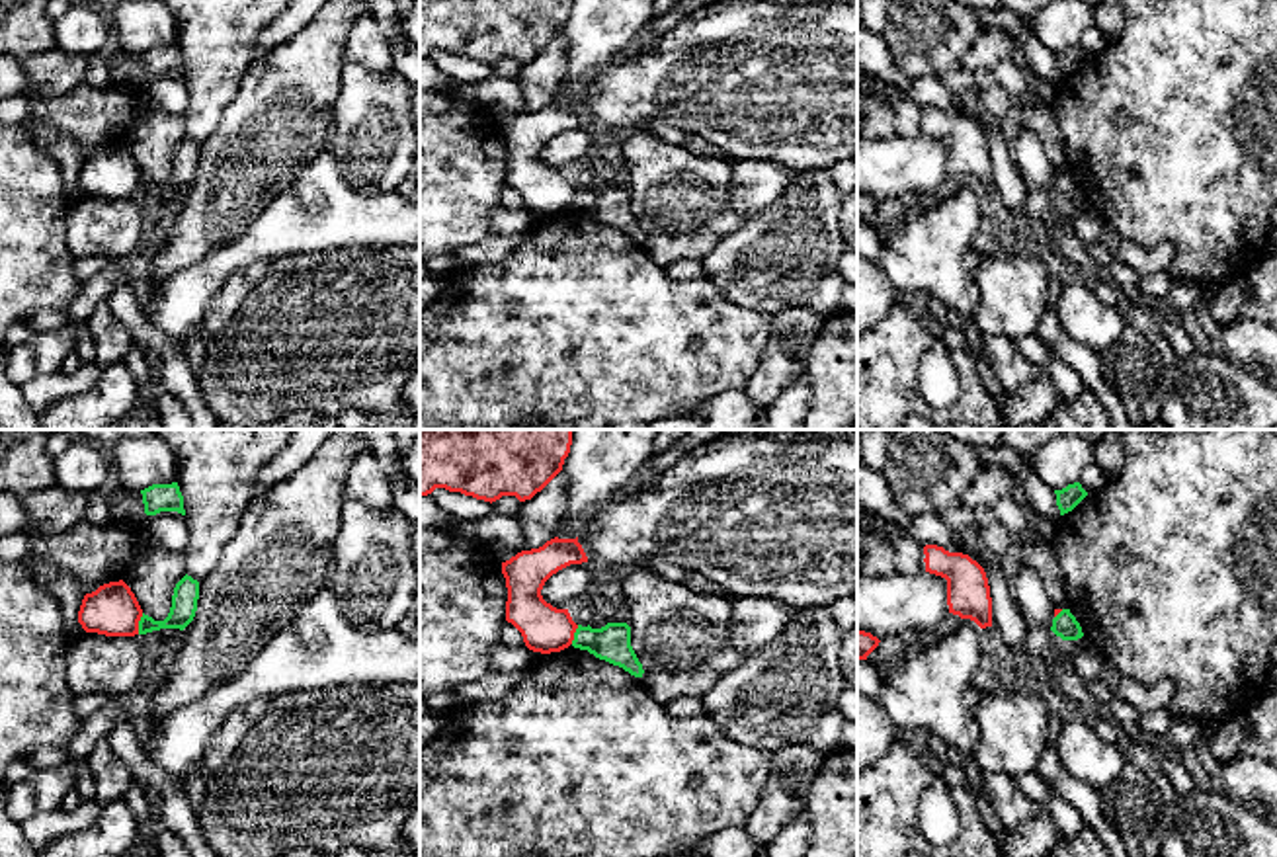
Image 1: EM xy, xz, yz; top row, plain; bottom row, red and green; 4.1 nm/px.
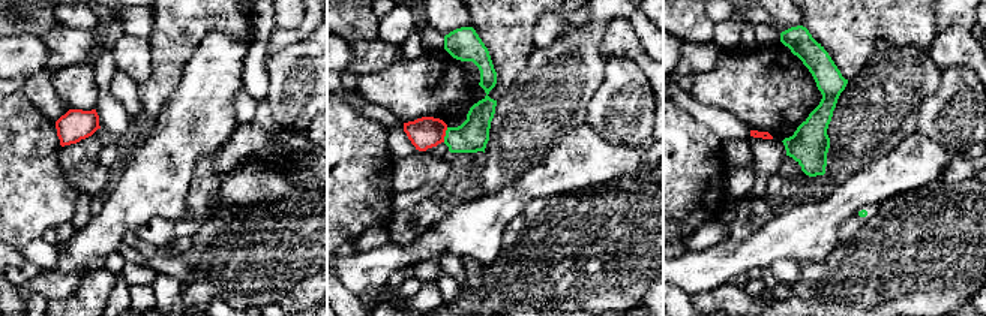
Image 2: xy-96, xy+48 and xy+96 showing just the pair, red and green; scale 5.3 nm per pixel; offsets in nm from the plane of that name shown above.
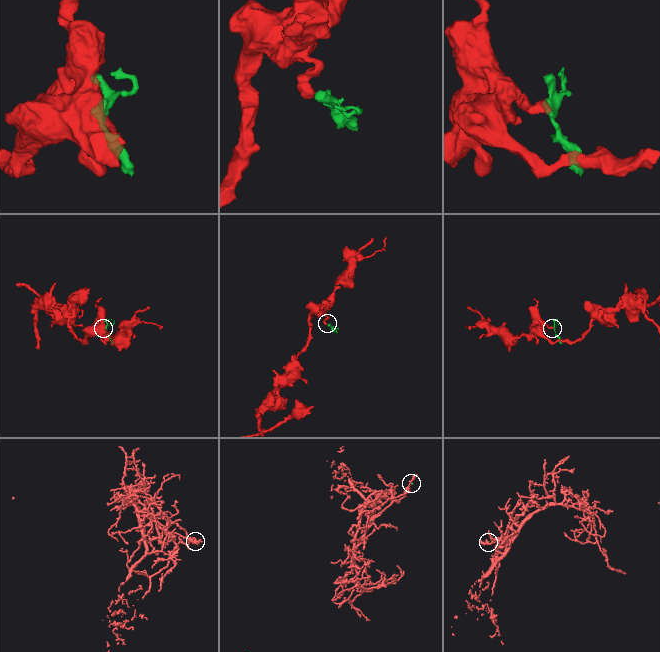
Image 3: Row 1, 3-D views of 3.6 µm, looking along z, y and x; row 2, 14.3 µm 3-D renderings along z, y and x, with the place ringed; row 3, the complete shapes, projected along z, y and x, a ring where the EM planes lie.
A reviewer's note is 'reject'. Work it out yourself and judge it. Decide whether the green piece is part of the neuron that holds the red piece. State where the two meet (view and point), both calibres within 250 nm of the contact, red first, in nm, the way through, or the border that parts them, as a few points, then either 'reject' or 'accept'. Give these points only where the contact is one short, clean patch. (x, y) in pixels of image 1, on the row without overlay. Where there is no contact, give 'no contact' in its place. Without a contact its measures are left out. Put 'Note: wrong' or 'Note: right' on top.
Note: right
contact xy (137, 186); calibres 220 and 110 nm; border xy (143, 176), (137, 196); reject

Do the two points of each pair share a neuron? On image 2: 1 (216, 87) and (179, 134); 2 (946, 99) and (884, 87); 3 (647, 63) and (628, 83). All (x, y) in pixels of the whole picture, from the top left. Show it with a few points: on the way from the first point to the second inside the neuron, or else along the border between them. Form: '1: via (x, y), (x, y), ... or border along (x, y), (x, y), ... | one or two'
1: via (204, 99), (189, 122) | one
2: border along (943, 71), (940, 84), (919, 107), (914, 129) | two
3: border along (607, 59), (613, 56), (628, 57), (647, 78) | two

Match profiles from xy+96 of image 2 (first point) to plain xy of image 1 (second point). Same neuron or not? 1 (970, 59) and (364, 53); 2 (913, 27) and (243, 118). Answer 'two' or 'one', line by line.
1: one
2: two

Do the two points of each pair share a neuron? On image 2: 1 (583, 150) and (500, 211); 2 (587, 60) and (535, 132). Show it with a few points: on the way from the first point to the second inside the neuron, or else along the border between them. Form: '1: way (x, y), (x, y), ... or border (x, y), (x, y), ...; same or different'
1: way (562, 171), (530, 184), (521, 192); same
2: way (569, 78), (535, 114); same

